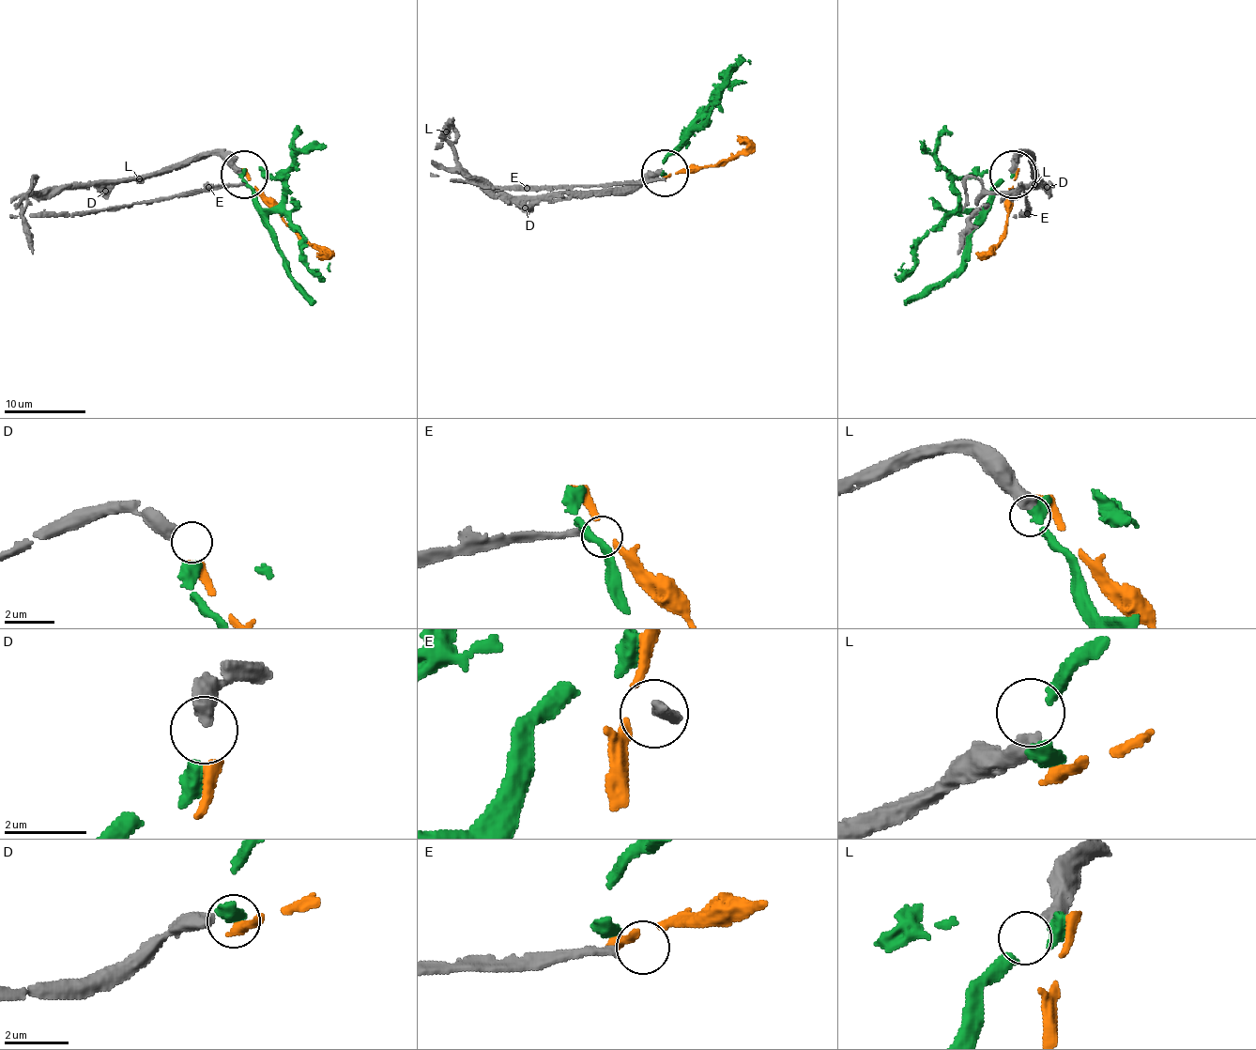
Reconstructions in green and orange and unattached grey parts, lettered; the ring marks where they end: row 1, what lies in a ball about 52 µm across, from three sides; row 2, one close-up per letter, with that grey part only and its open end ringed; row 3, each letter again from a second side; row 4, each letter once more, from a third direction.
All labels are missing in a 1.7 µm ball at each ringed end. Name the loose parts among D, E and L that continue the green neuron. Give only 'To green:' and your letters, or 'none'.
To green: D

